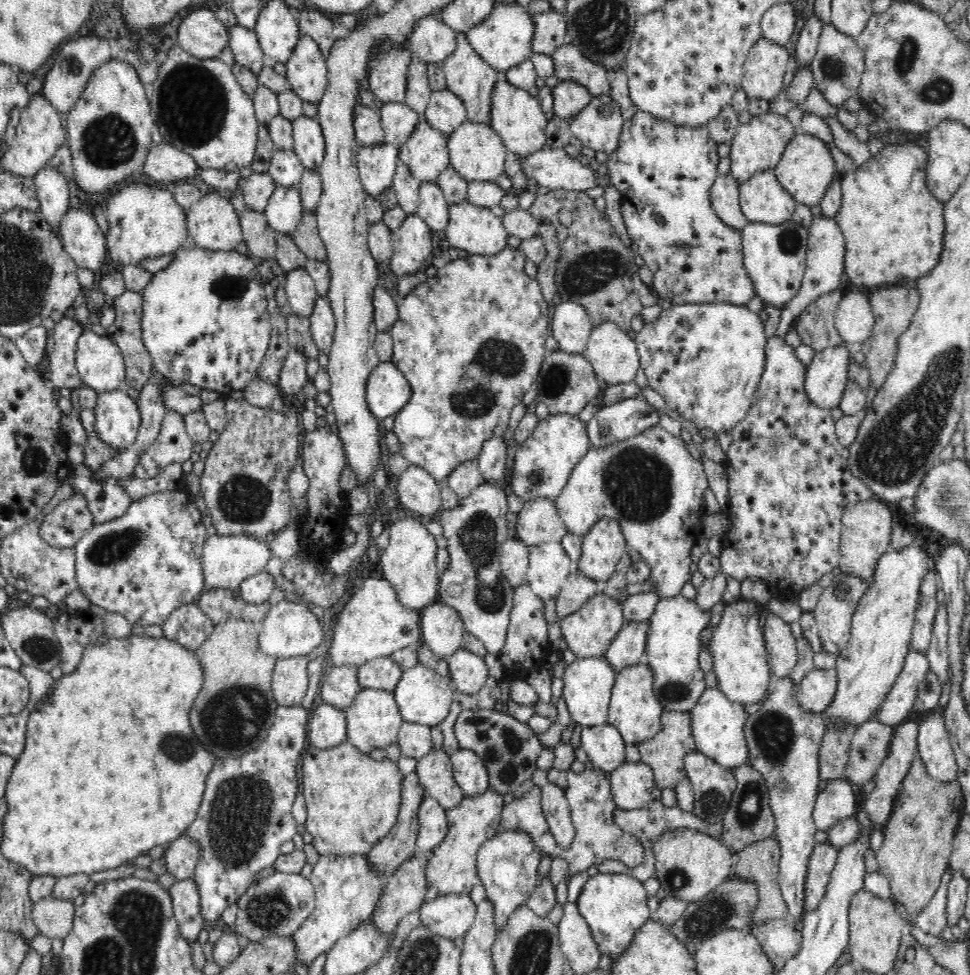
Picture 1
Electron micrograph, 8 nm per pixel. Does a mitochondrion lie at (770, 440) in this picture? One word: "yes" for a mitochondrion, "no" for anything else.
yes

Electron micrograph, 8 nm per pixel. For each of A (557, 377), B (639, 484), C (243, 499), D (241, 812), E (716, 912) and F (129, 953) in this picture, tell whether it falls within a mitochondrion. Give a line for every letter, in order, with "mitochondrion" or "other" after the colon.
A: mitochondrion
B: mitochondrion
C: mitochondrion
D: mitochondrion
E: mitochondrion
F: mitochondrion

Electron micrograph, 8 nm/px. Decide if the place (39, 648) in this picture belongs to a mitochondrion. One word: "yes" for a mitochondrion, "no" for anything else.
yes

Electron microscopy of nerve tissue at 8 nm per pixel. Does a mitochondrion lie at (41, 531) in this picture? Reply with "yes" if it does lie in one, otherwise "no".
no

